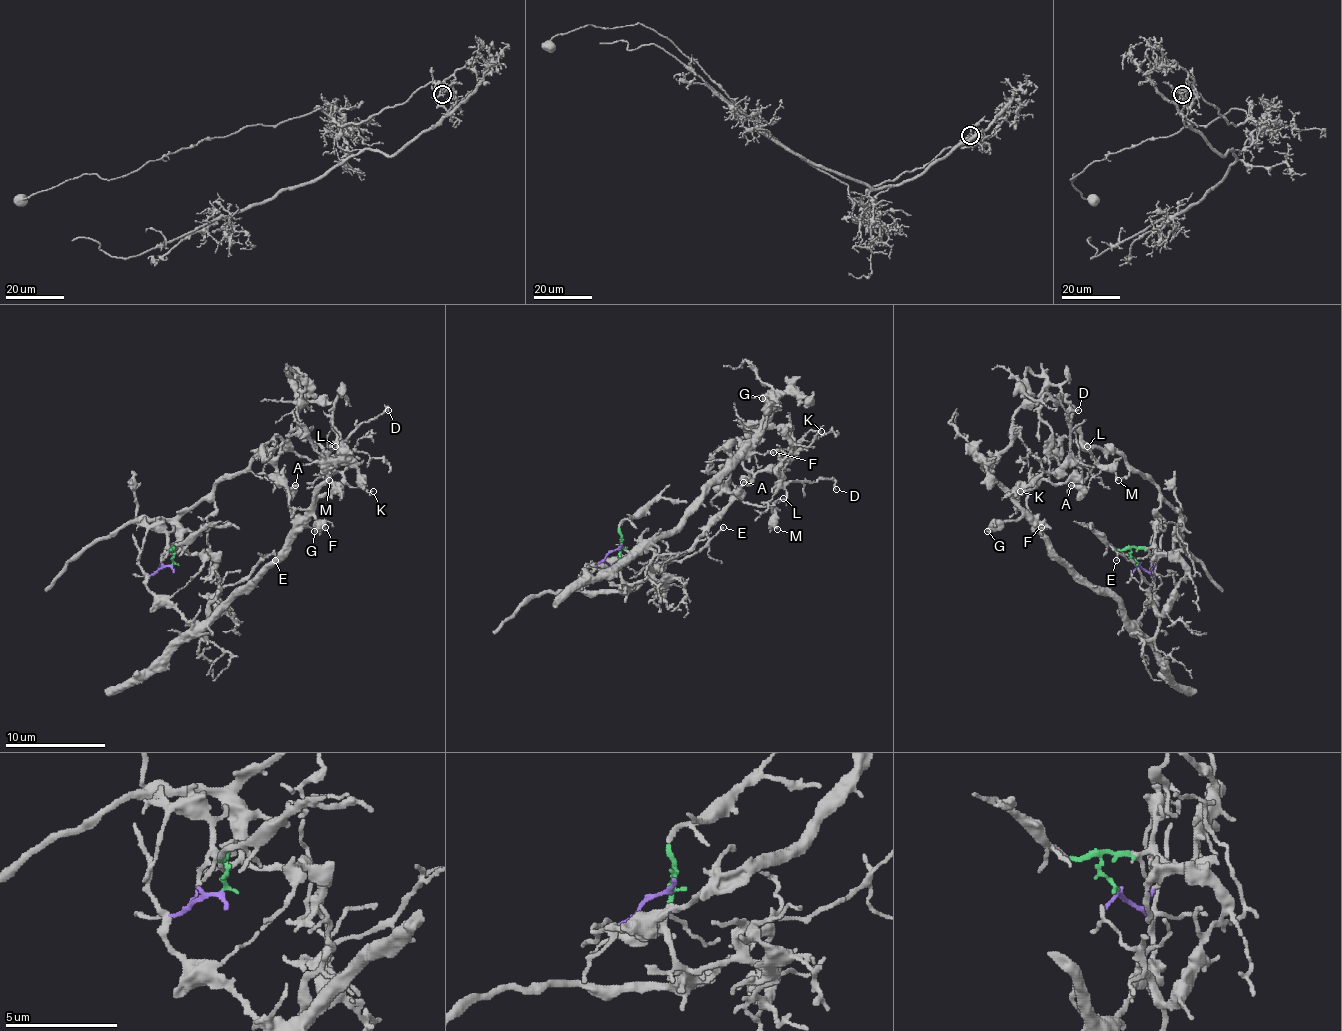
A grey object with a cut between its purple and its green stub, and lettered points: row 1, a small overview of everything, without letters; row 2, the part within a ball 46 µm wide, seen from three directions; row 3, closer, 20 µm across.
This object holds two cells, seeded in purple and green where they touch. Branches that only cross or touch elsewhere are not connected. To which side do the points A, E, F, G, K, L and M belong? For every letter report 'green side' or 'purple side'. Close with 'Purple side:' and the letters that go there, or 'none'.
A: green side
E: purple side
F: purple side
G: purple side
K: purple side
L: green side
M: green side
Purple side: E, F, G, K

